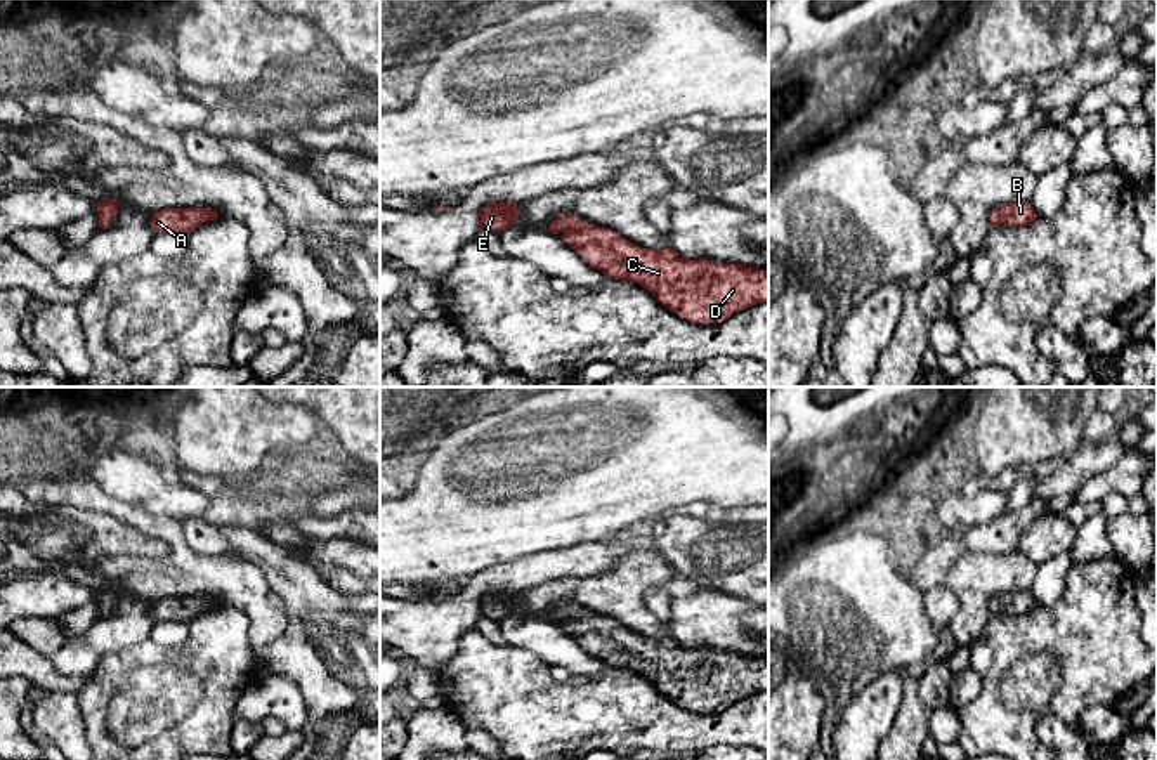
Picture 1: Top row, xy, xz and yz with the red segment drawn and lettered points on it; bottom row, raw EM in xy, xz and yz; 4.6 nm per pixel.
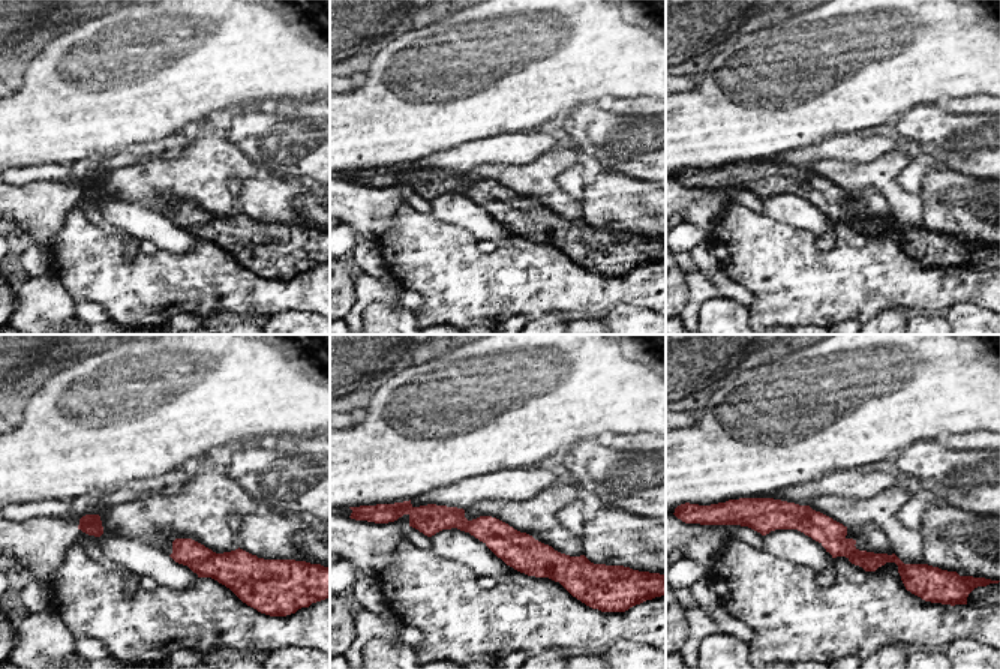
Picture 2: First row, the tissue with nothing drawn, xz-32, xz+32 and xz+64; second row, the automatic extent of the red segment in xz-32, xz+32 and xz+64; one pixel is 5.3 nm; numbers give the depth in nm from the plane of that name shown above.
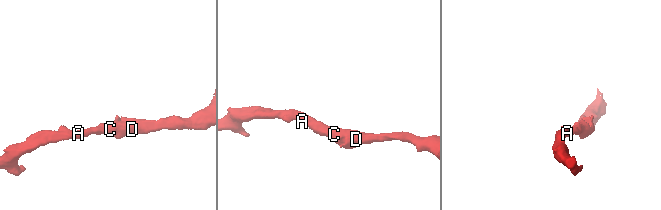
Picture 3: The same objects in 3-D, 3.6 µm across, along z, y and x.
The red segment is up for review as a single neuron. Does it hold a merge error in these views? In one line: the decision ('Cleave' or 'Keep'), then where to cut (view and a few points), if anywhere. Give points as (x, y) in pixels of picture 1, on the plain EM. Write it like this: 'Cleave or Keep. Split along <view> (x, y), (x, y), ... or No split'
Keep. No split

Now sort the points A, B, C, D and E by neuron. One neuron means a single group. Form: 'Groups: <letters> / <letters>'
Groups: A B C D E

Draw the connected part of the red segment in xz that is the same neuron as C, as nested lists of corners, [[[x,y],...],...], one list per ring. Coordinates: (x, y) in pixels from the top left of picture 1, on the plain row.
[[[578,604],[557,606],[550,621],[562,621],[562,630],[607,666],[640,673],[664,696],[699,713],[723,711],[748,696],[768,692],[765,658],[690,649],[671,637],[640,637]]]

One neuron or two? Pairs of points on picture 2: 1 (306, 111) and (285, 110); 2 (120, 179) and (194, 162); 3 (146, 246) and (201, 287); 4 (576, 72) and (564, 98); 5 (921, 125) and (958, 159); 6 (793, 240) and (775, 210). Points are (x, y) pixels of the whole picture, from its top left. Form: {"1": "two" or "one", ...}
{"1": "one", "2": "one", "3": "two", "4": "one", "5": "one", "6": "two"}

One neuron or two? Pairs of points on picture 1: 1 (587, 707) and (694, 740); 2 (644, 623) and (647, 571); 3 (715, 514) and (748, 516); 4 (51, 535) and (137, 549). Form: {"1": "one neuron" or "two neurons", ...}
{"1": "one neuron", "2": "one neuron", "3": "one neuron", "4": "one neuron"}

